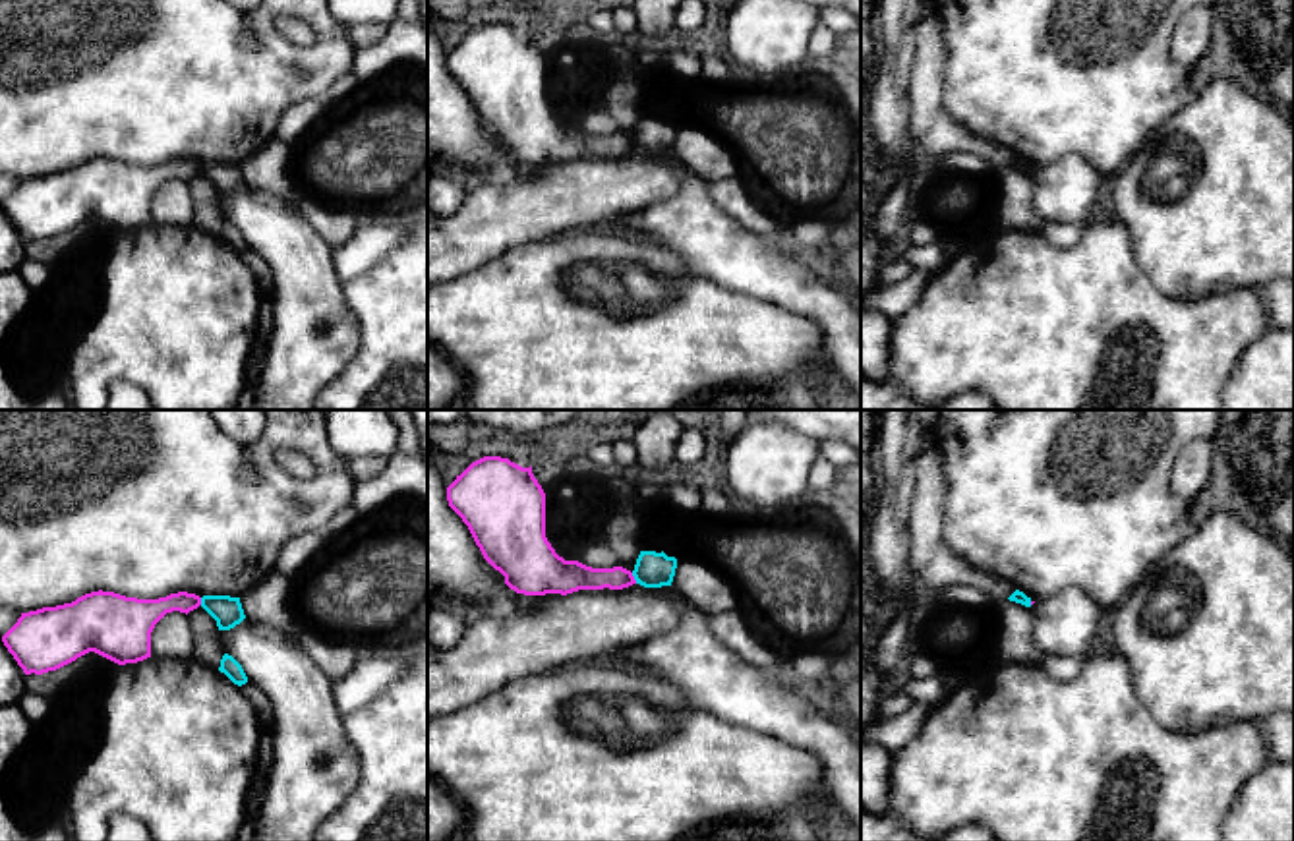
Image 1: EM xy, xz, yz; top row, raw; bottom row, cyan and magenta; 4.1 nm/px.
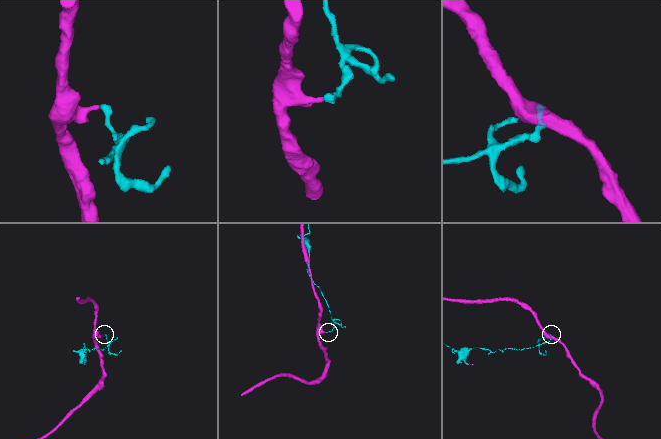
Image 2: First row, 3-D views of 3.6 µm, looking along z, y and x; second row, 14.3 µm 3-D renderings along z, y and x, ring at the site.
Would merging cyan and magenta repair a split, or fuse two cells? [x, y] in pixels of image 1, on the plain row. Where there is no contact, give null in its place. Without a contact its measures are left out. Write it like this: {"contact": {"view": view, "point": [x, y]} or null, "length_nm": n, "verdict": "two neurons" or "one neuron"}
{"contact": {"view": "xz", "point": [635, 145]}, "length_nm": 50, "verdict": "two neurons"}

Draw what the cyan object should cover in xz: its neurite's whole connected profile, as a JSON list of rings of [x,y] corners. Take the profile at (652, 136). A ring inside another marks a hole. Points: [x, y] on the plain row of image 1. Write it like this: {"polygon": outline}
{"polygon": [[[640,118],[632,143],[644,155],[671,153],[677,135],[677,126],[663,118]]]}

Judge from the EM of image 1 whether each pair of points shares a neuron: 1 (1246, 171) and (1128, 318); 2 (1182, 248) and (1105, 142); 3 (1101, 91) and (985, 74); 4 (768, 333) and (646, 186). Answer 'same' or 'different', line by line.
1: different
2: different
3: same
4: different

